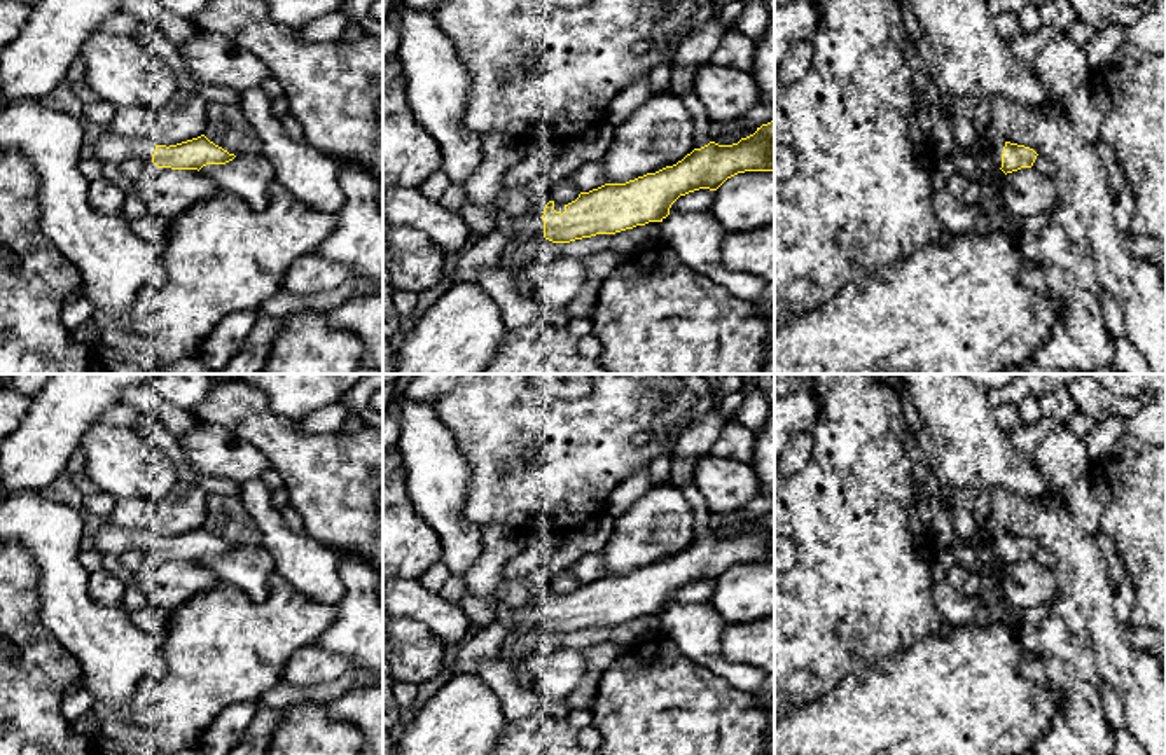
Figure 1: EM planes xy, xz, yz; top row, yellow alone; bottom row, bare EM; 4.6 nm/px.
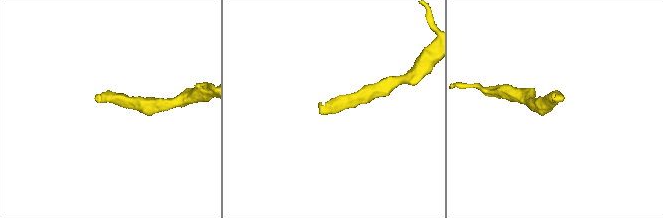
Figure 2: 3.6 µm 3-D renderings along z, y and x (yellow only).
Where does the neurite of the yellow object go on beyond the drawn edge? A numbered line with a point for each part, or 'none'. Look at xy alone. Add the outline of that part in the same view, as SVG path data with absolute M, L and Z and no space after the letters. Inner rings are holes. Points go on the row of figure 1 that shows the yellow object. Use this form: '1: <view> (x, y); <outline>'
1: xy (111, 147); M103 129L100 138L94 143L93 156L100 163L117 163L133 159L136 156L152 161L152 154L156 150L156 143L143 138L122 136L112 129Z

